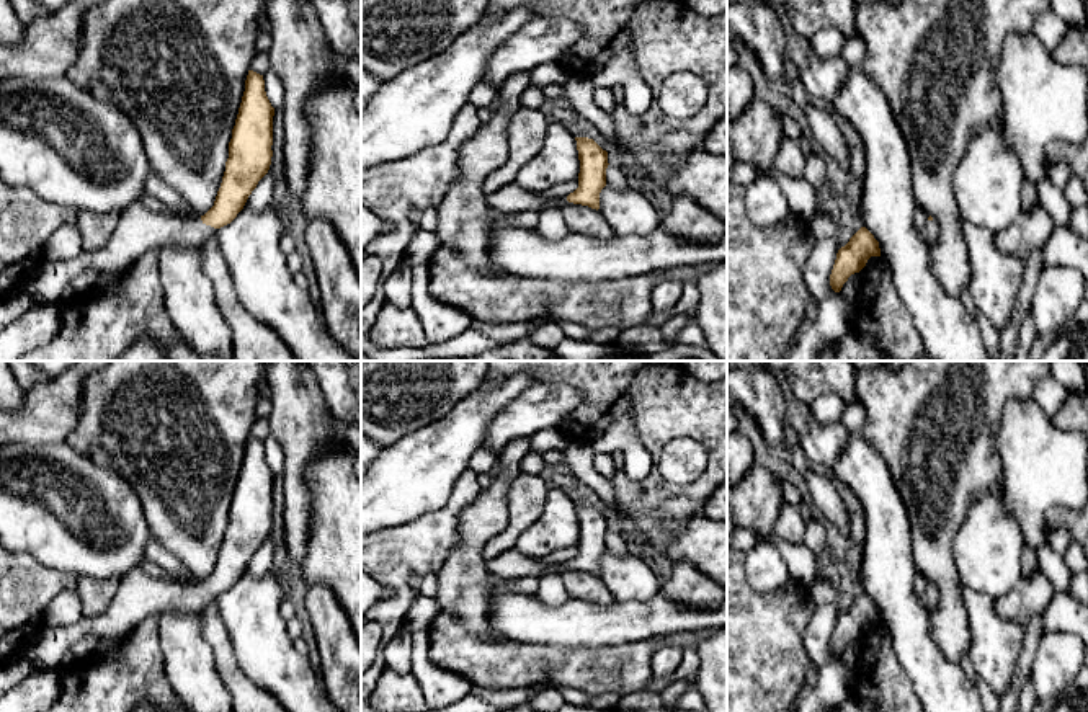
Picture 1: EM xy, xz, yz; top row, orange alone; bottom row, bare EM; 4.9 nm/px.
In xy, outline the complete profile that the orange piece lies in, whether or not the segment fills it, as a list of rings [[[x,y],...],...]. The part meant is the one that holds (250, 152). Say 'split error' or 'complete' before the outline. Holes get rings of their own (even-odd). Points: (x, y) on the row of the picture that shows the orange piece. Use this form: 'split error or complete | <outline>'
split error | [[[248,70],[245,91],[229,142],[229,158],[214,206],[193,219],[155,212],[144,204],[127,207],[109,242],[96,251],[65,261],[42,260],[21,286],[33,305],[59,304],[62,291],[82,273],[121,273],[150,248],[199,247],[243,209],[273,157],[273,116],[263,75]]]

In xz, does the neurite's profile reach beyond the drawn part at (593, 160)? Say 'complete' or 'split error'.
split error

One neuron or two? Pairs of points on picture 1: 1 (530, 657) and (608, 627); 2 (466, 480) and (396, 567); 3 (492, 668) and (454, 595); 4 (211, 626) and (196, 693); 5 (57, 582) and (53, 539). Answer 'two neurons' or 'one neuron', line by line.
1: two neurons
2: one neuron
3: two neurons
4: two neurons
5: two neurons

